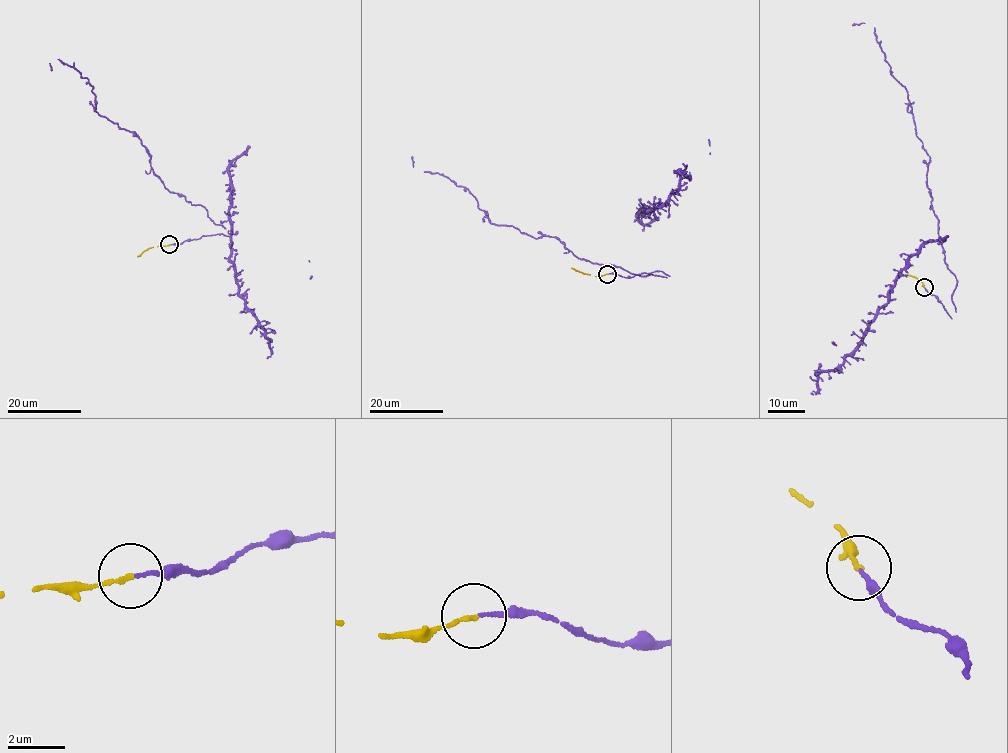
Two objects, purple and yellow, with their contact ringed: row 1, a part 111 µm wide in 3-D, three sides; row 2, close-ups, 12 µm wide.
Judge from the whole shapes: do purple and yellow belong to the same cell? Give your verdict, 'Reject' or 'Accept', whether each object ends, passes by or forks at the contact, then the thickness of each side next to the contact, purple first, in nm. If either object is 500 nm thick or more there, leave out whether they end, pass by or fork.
Accept. At the ring purple ends. At the ring yellow ends. Thickness 110 nm (purple) against 140 nm

